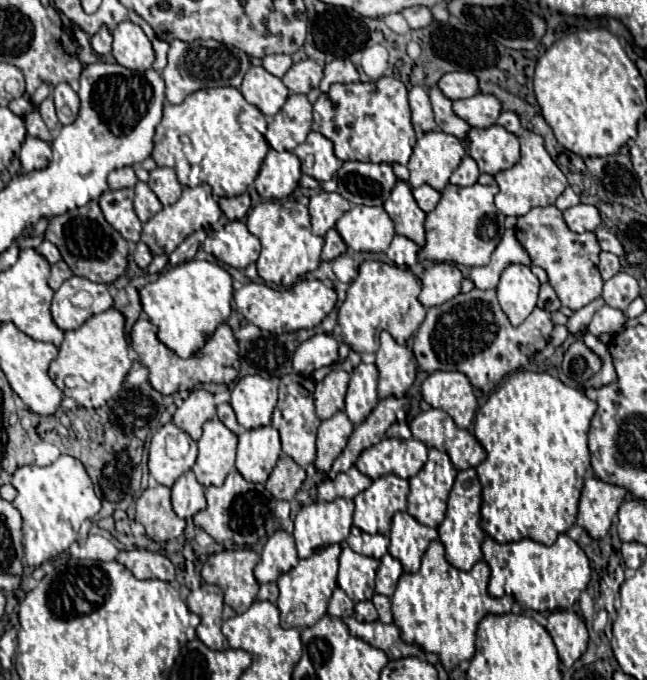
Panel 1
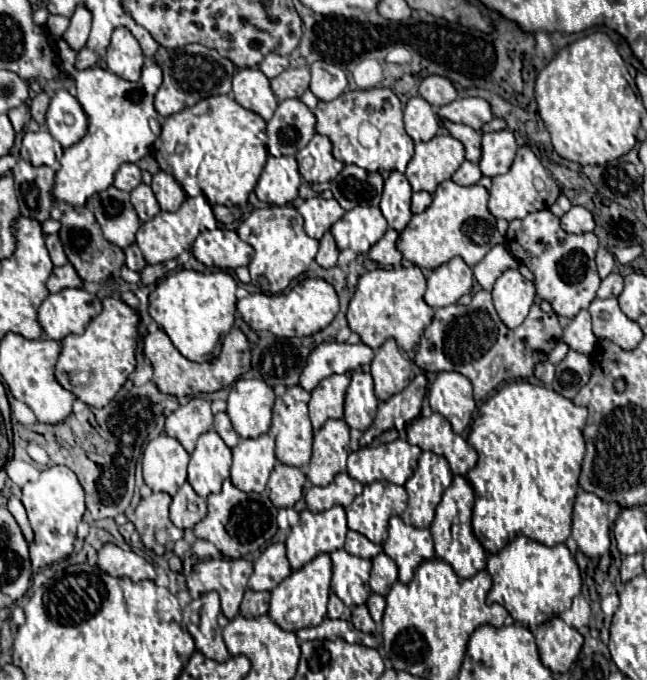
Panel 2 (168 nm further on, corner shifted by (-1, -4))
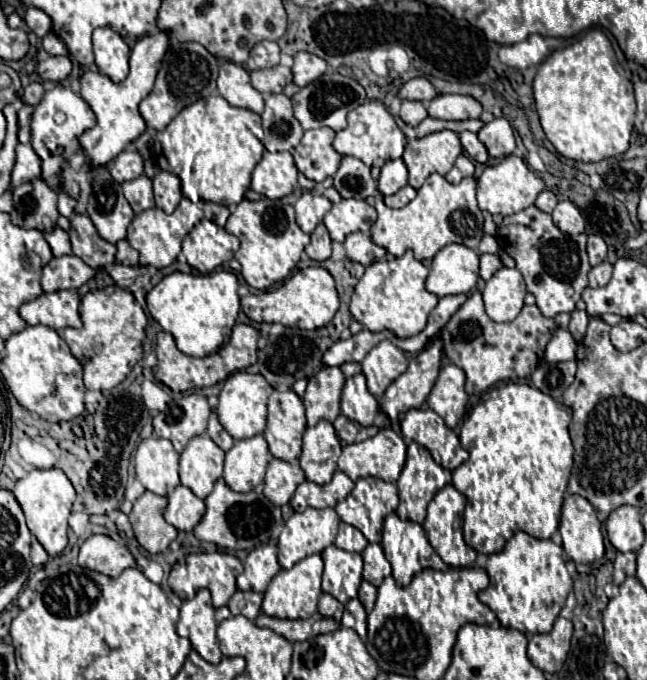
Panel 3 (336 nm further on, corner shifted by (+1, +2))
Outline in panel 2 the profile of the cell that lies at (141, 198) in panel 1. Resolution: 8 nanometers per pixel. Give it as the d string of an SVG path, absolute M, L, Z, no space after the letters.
M141 183L139 187L135 187L131 191L131 205L135 207L135 211L137 211L141 221L149 221L149 219L153 219L161 211L159 203L157 203L153 191L151 191L151 187L145 185L145 183Z

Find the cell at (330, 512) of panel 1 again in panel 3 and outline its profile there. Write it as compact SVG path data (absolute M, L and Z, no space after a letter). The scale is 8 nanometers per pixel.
M305 509L301 513L293 513L279 535L279 565L283 569L291 569L297 561L307 555L321 553L329 547L339 531L339 515L335 509Z

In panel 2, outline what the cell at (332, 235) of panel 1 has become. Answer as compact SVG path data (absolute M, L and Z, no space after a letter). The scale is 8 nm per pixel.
M325 233L323 239L319 241L319 251L317 251L315 261L317 261L321 267L329 269L329 267L337 265L337 255L339 255L339 249L337 249L337 245L335 245L333 235L331 235L331 233Z

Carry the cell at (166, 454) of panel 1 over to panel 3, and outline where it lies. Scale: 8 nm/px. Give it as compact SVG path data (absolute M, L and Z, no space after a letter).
M163 437L143 439L135 455L137 479L147 491L169 497L179 485L179 453Z

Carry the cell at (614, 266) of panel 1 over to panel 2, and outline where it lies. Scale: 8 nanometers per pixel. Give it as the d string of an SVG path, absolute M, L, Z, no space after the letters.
M599 247L599 251L597 251L597 269L599 269L599 277L605 279L605 277L613 271L613 265L615 265L613 255L611 255L605 247Z

